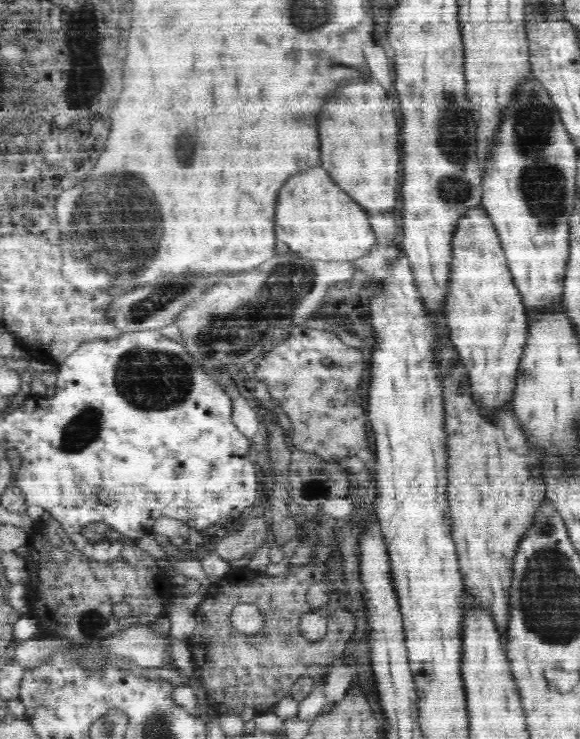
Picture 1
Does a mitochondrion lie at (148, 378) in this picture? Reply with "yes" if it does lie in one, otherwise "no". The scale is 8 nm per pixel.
yes

